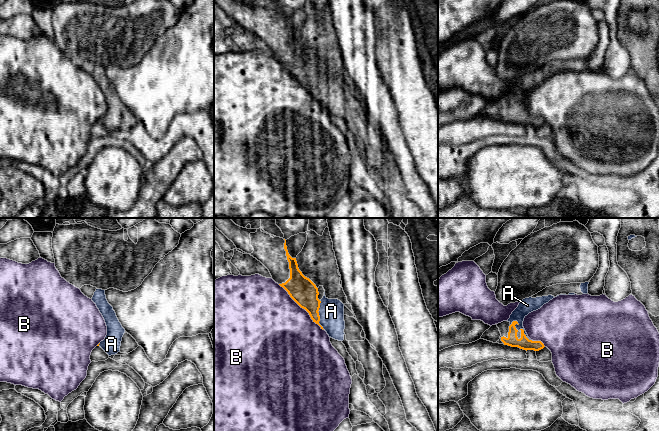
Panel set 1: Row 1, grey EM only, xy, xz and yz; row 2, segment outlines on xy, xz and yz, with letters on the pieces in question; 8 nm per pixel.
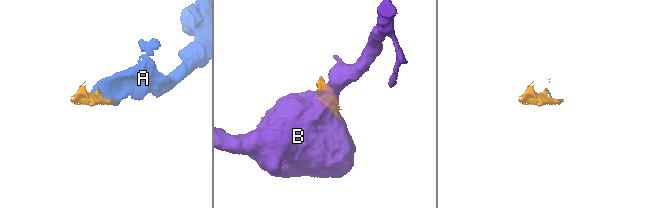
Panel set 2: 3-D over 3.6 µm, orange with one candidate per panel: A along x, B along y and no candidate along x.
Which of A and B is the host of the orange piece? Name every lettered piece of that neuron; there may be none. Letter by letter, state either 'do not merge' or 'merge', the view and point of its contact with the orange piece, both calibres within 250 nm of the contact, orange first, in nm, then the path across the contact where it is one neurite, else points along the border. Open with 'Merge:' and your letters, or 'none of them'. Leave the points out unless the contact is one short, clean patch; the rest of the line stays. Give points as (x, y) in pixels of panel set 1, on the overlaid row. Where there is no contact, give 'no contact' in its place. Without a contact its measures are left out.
Merge: A
A: merge; meets orange in yz at (521, 329); 100 nm thick on the orange side, 120 nm on the other; runs through yz (524, 343), (524, 335), (521, 329), (519, 313), (527, 305)
B: do not merge; meets orange in xz at (301, 307); 220 nm thick on the orange side, 500 nm on the other

